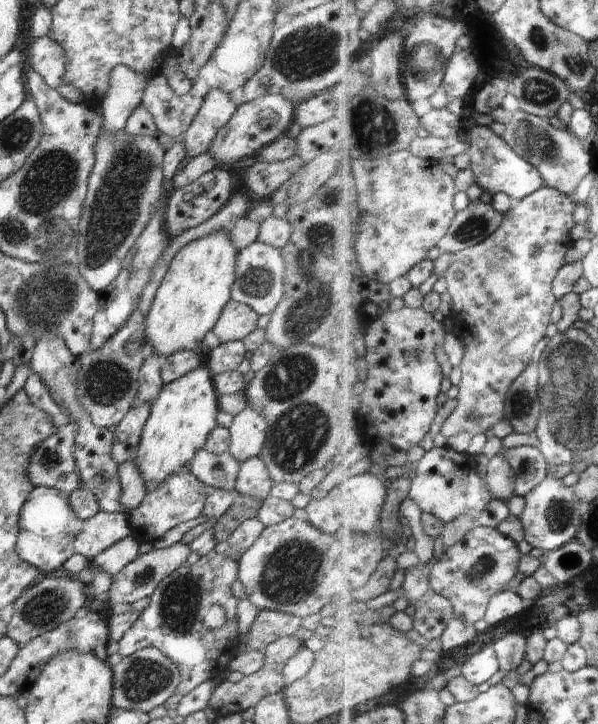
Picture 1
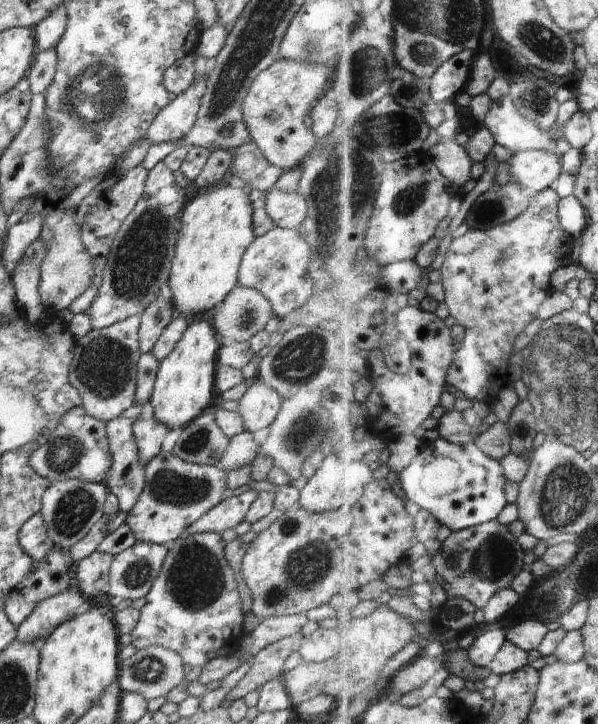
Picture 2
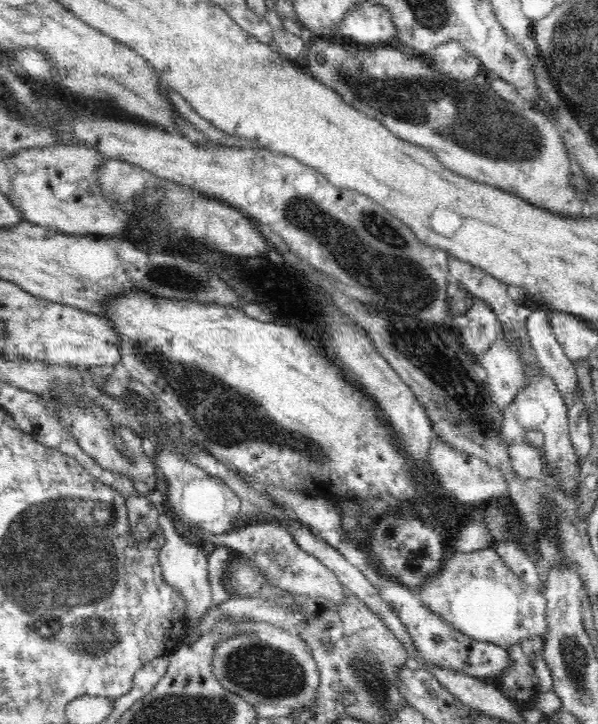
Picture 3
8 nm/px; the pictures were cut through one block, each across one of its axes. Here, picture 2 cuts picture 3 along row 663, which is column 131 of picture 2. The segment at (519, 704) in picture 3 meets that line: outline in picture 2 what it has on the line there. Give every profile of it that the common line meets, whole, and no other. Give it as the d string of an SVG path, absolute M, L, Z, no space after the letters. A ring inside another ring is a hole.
M160 452L145 464L146 485L126 524L136 541L168 545L185 534L194 522L216 507L227 489L227 472L214 465L186 463L174 454Z

